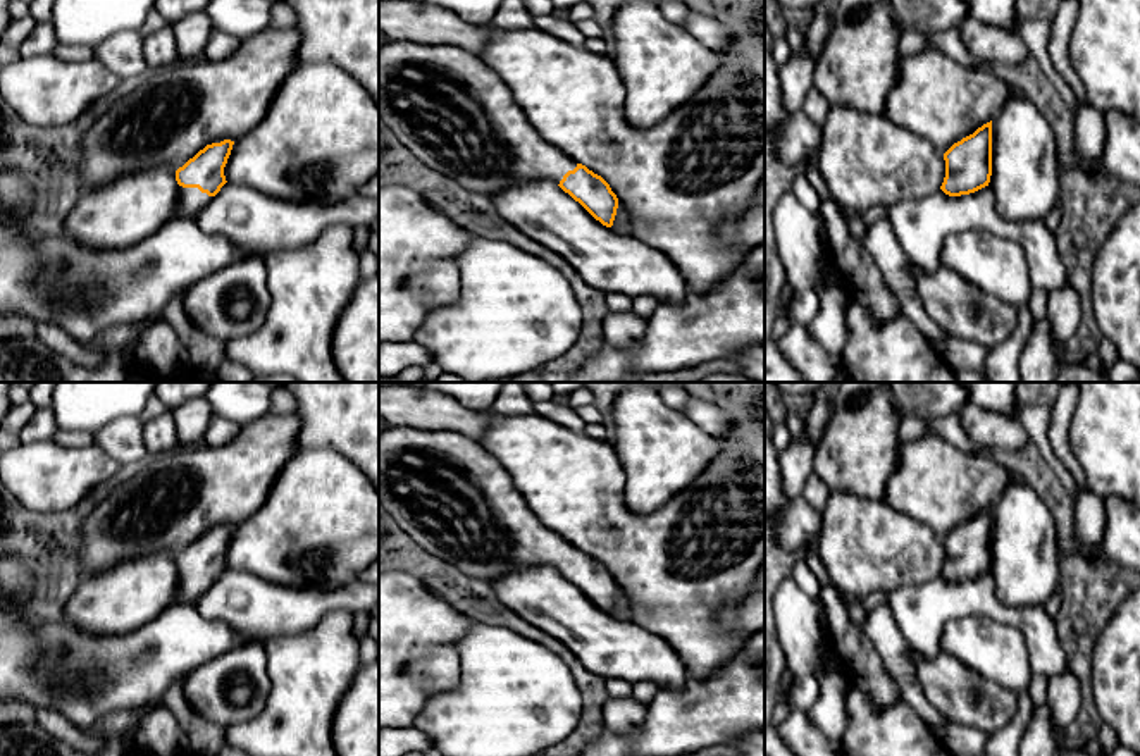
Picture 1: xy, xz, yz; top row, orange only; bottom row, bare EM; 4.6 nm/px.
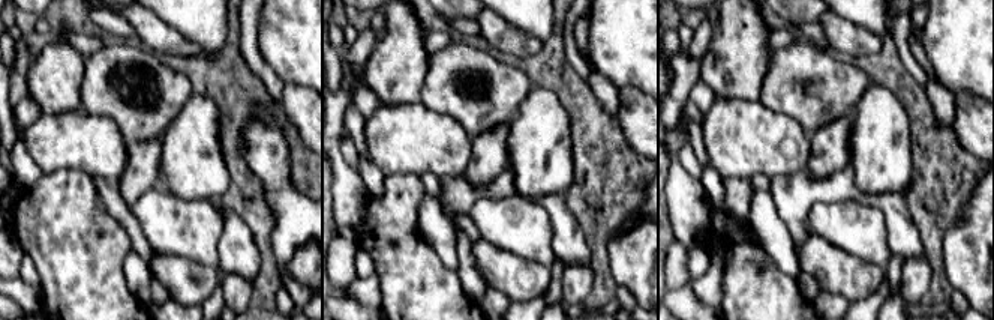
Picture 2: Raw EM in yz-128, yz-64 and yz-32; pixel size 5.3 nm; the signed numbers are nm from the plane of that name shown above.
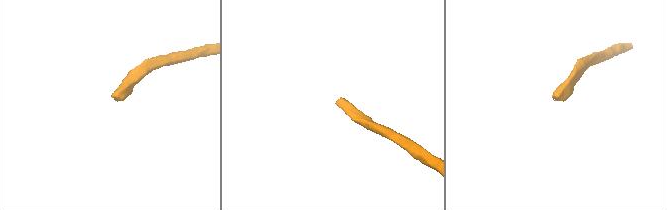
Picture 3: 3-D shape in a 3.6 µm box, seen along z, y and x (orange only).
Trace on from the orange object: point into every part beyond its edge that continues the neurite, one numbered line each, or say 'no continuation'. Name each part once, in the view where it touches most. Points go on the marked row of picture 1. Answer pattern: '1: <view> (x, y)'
1: xy (176, 111)

